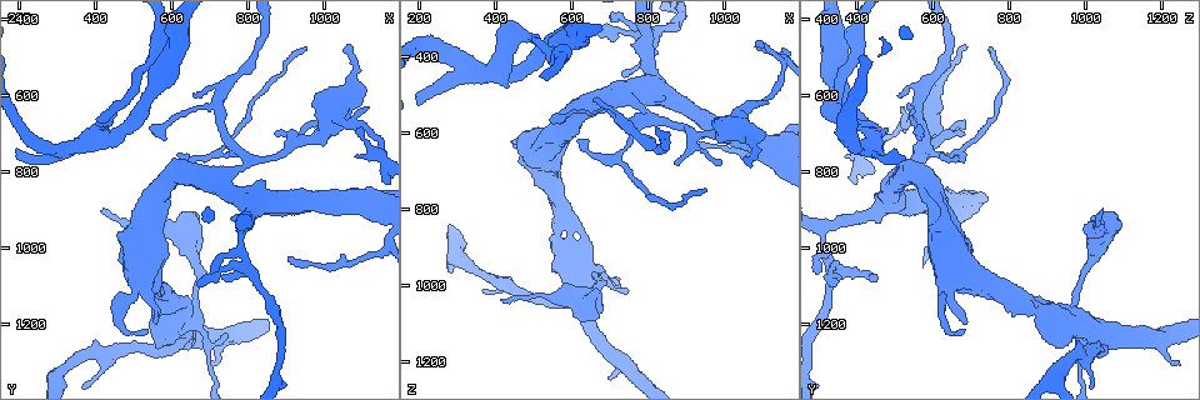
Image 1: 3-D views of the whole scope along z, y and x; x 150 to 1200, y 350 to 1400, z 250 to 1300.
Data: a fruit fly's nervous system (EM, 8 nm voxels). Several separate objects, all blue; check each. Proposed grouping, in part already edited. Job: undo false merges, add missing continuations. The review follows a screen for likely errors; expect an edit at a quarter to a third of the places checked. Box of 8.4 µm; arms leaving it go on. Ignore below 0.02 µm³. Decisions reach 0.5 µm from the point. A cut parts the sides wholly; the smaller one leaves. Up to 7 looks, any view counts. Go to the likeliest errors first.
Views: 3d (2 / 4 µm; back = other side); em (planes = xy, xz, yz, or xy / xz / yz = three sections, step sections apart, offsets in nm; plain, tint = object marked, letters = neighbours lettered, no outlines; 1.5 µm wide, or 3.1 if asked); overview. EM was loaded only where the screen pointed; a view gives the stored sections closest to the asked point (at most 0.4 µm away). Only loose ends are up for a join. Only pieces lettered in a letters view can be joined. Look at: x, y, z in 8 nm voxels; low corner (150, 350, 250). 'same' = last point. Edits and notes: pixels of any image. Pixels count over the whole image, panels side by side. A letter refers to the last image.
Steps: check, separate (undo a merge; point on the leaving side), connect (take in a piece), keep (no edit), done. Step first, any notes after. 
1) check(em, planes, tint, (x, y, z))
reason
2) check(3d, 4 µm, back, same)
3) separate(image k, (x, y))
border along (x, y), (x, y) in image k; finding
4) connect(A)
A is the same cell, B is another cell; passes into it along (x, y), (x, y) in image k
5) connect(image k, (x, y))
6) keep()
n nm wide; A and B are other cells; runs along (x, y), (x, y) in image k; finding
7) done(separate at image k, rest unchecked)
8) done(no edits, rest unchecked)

check(em, planes, tint, (1075, 470, 685))

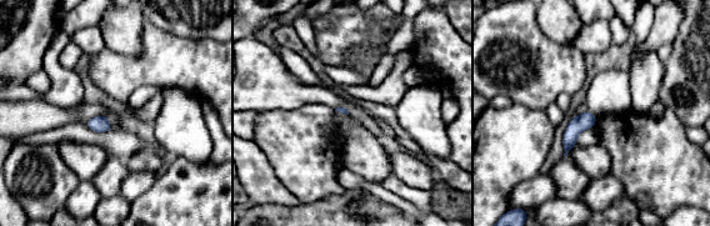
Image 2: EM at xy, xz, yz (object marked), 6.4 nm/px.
check(em, planes, letters, same)

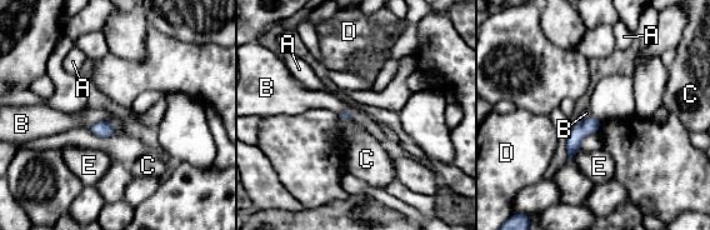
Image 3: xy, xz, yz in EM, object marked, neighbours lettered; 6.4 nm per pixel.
keep()
A, B, C, D and E are other cells; border along (108, 119), (100, 119), (89, 129) in image 3; no lettered piece goes on from it

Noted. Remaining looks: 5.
check(em, planes, letters, (705, 1305, 1250))
free end

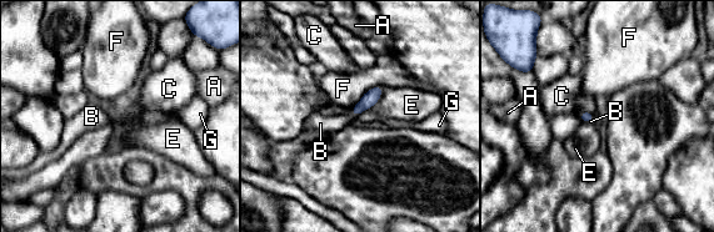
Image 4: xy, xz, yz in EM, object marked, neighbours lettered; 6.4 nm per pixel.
keep()
A, B, C, E, F and G are other cells; border along (368, 109), (363, 110), (356, 117) in image 4; none of them fits

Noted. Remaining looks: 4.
check(3d, 4 µm, back, (880, 695, 685))
tapers out

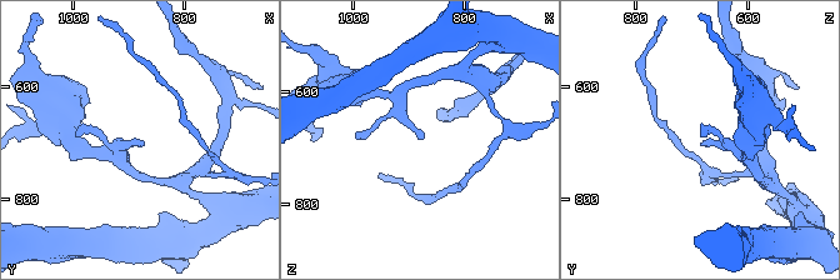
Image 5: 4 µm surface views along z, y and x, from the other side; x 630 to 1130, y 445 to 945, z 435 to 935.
check(em, xz, step 8, letters, (875, 695, 675))

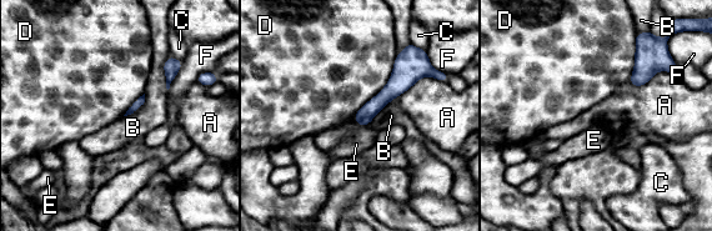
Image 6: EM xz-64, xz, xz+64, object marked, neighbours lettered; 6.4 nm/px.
keep()
A, B, C, D, E and F are other cells; border along (397, 54), (387, 83), (352, 117) in image 6; no lettered piece goes on from it

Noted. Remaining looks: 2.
done(no edits, rest unchecked)

